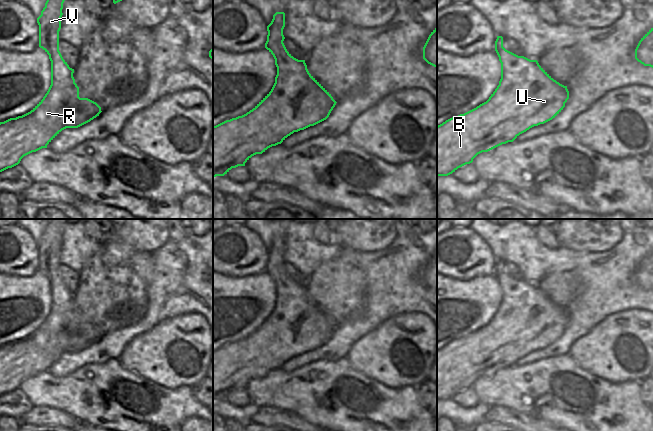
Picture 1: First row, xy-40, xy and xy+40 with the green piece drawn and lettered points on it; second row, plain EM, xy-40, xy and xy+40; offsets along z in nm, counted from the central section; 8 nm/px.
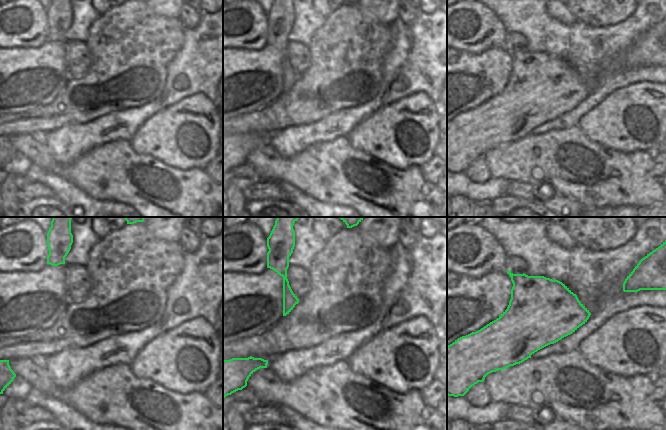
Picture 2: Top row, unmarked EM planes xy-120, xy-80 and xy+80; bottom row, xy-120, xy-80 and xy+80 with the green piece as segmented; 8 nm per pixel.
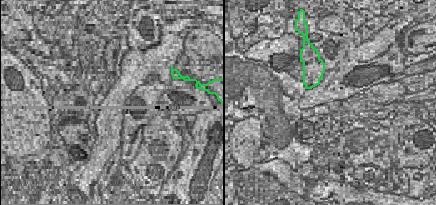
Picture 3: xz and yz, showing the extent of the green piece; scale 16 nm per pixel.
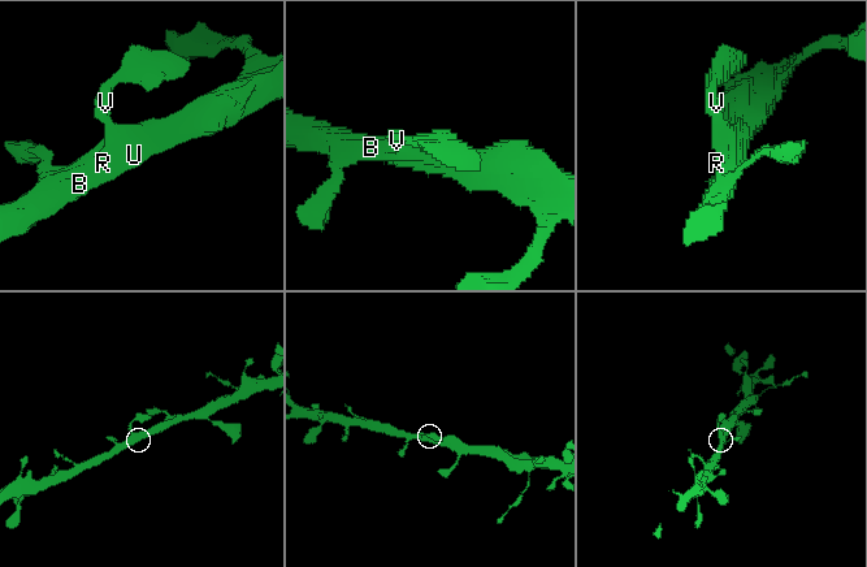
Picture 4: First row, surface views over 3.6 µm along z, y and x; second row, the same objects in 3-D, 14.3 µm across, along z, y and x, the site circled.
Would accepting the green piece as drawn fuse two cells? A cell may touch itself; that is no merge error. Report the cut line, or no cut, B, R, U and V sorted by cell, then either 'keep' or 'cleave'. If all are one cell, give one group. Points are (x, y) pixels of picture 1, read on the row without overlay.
no cut; B R U V; keep

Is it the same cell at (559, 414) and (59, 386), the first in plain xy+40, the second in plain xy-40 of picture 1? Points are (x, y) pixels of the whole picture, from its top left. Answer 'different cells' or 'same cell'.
same cell

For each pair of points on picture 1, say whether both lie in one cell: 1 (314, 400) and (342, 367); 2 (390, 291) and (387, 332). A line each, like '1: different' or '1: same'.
1: same
2: different

